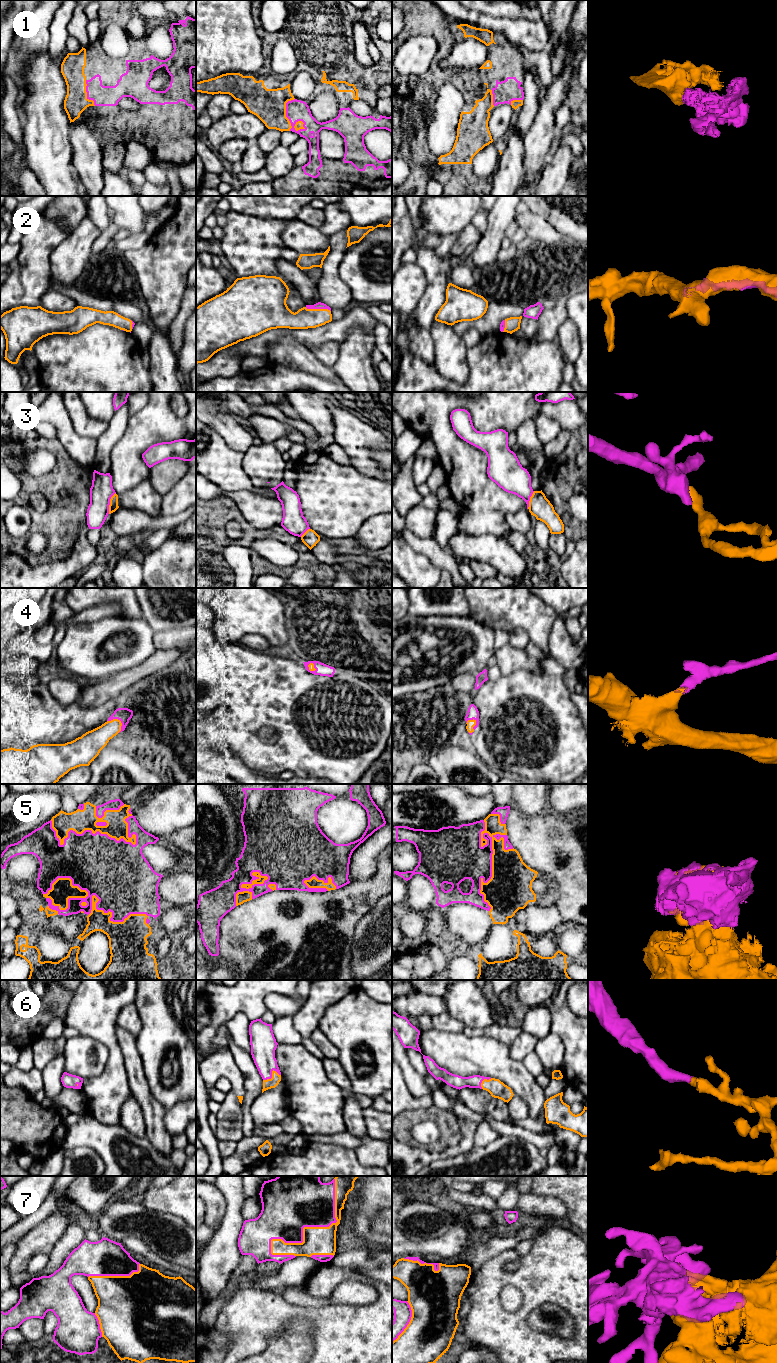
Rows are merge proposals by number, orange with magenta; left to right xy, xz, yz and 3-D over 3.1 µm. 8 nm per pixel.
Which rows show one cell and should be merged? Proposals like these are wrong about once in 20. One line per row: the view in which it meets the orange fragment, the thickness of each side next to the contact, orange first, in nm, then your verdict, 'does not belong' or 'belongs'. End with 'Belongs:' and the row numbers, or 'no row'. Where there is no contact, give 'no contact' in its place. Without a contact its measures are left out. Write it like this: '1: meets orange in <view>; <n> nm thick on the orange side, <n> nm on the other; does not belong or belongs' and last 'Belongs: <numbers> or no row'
1: meets orange in xz; 280 nm thick on the orange side, 180 nm on the other; belongs
2: meets orange in xz; 170 nm thick on the orange side, 60 nm on the other; belongs
3: meets orange in xy; 70 nm thick on the orange side, 190 nm on the other; does not belong
4: meets orange in xy; 180 nm thick on the orange side, 110 nm on the other; belongs
5: meets orange in yz; 360 nm thick on the orange side, 340 nm on the other; belongs
6: meets orange in xz; 80 nm thick on the orange side, 200 nm on the other; belongs
7: meets orange in xz; 220 nm thick on the orange side, 460 nm on the other; belongs
Belongs: 1, 2, 4, 5, 6, 7

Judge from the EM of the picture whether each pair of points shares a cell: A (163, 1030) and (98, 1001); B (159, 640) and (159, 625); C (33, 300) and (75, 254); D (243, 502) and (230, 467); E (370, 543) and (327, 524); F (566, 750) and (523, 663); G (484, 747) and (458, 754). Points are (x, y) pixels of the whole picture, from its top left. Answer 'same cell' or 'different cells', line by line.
A: different cells
B: different cells
C: different cells
D: different cells
E: different cells
F: different cells
G: different cells

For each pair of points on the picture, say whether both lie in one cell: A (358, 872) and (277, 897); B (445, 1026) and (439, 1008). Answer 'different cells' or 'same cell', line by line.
A: different cells
B: different cells

